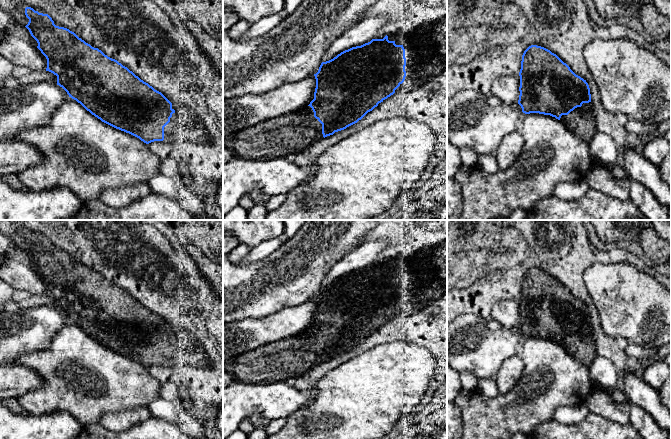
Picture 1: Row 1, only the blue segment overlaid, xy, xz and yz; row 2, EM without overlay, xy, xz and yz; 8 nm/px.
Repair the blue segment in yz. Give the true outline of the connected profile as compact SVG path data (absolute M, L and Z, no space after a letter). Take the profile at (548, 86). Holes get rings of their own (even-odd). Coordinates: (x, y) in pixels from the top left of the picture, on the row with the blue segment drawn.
M529 46L522 55L519 76L518 104L523 113L555 117L586 142L594 137L589 85L556 54L541 46Z

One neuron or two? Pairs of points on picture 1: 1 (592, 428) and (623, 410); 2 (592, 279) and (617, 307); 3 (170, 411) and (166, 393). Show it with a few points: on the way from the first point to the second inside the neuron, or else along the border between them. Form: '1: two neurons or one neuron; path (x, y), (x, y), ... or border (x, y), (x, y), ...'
1: two neurons; border (590, 411), (620, 423), (629, 424)
2: one neuron; path (599, 286), (610, 300)
3: two neurons; border (160, 396), (169, 400), (178, 399)

